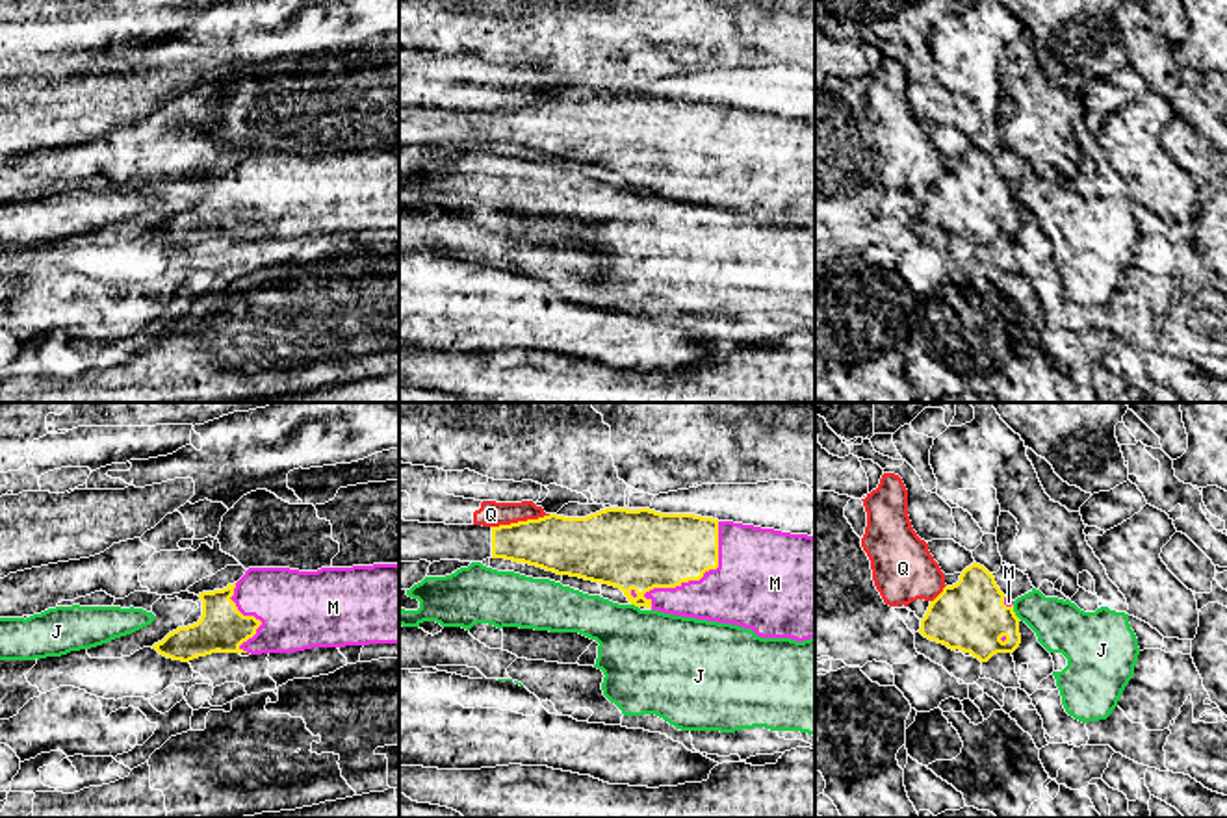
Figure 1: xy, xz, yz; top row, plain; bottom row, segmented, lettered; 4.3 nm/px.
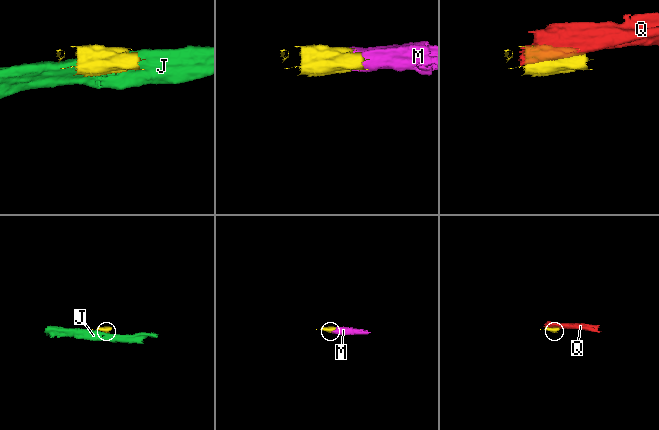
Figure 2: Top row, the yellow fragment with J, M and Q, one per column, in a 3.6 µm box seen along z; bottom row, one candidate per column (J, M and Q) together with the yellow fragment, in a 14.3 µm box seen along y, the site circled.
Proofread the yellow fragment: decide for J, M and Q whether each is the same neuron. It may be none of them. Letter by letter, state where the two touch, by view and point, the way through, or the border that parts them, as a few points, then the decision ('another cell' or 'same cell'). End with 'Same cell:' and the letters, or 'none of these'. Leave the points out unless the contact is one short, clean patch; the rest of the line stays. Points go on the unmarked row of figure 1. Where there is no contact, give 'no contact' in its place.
J: contact yz (1014, 197); border yz (1012, 190), (1020, 203); another cell
M: contact xz (697, 164); same cell
Q: contact xz (520, 106); another cell
Same cell: M

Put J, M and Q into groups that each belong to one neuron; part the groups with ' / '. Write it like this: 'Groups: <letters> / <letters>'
Groups: J / M / Q

